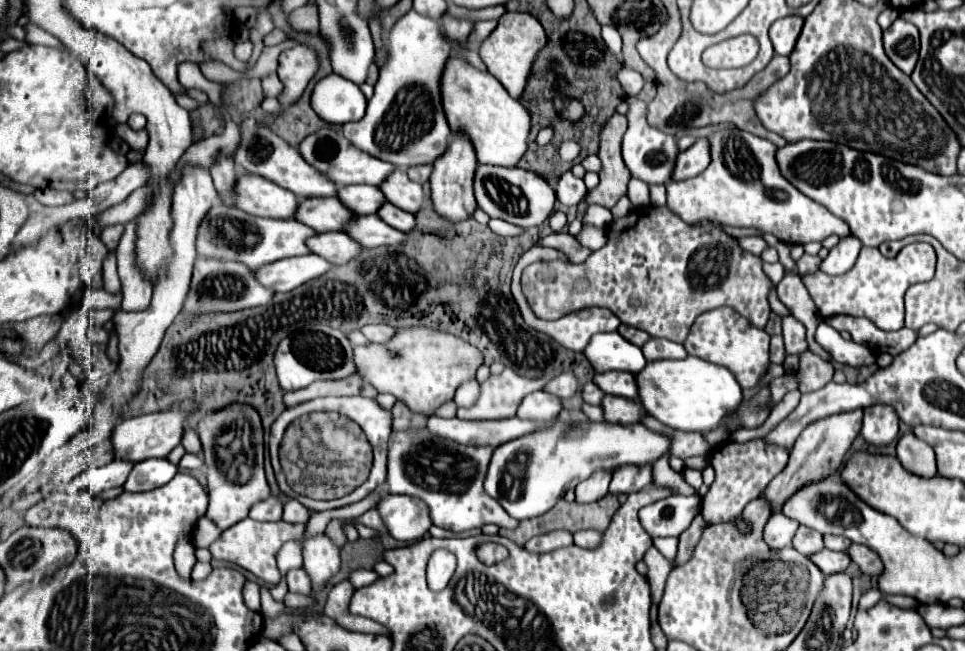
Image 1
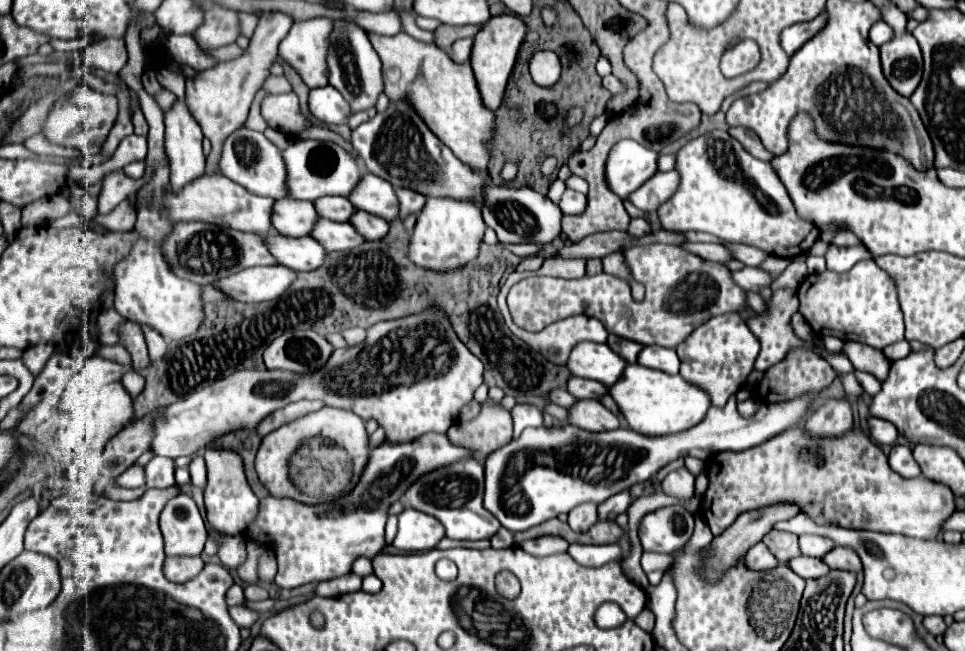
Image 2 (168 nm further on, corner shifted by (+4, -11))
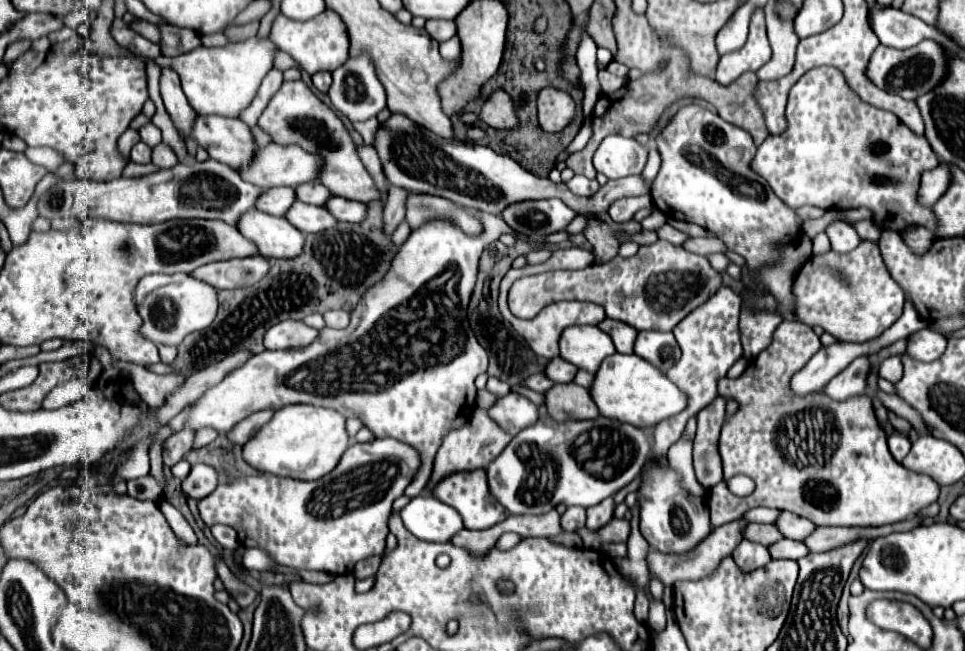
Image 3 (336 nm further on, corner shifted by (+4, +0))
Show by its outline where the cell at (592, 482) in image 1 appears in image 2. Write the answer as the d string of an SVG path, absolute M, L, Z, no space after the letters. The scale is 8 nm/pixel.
M581 504L569 512L569 526L575 532L587 532L597 522L597 504Z

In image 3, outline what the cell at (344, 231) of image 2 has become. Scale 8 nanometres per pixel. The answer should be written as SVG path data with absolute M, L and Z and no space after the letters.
M295 201L291 213L287 213L287 221L305 233L321 233L337 225L337 219L331 215L329 209L307 205L301 201Z

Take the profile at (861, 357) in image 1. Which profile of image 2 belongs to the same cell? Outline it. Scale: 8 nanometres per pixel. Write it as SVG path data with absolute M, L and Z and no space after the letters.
M855 372L855 376L857 376L859 384L863 386L863 390L865 390L869 396L875 396L875 392L879 392L881 382L879 382L875 376L871 376L871 374L867 374L867 372Z

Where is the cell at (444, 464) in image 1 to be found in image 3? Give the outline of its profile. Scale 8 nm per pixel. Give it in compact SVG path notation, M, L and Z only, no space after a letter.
M473 469L473 471L459 471L459 473L451 473L447 477L443 477L435 487L433 487L433 497L443 501L445 505L453 507L461 519L463 525L467 529L487 529L495 523L501 523L509 513L505 513L505 509L491 497L489 489L487 489L487 477L485 477L485 469Z

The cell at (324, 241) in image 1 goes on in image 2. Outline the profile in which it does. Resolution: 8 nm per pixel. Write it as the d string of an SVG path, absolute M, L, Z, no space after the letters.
M267 234L267 248L279 260L279 266L291 268L295 272L317 270L325 260L325 250L311 238L289 238L283 234Z

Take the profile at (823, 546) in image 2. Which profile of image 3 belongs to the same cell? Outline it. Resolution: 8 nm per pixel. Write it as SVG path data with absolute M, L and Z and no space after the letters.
M789 511L781 513L777 525L779 529L783 529L783 535L787 539L795 539L795 541L805 541L805 537L809 537L815 531L815 525L809 519L789 513Z

